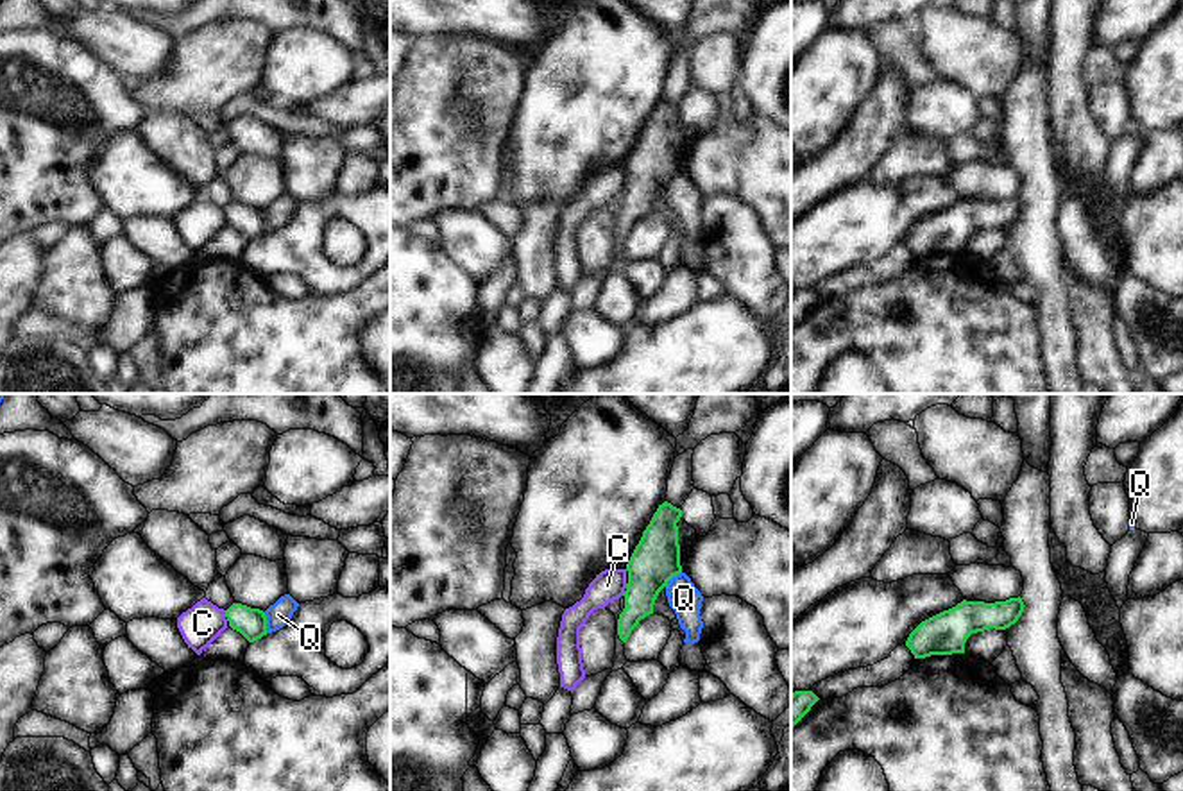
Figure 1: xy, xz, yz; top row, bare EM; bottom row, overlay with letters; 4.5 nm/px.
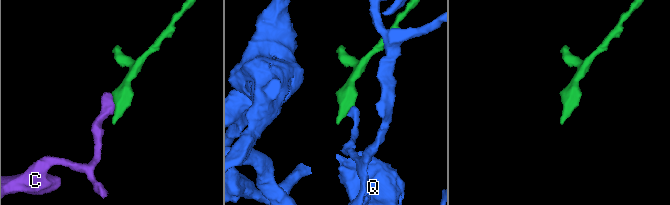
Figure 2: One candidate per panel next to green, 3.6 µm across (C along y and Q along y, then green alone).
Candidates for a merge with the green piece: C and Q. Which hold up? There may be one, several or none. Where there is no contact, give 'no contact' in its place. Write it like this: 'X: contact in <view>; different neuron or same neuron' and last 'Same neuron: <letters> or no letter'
C: contact in xy; different neuron
Q: contact in xy; different neuron
Same neuron: no letter

